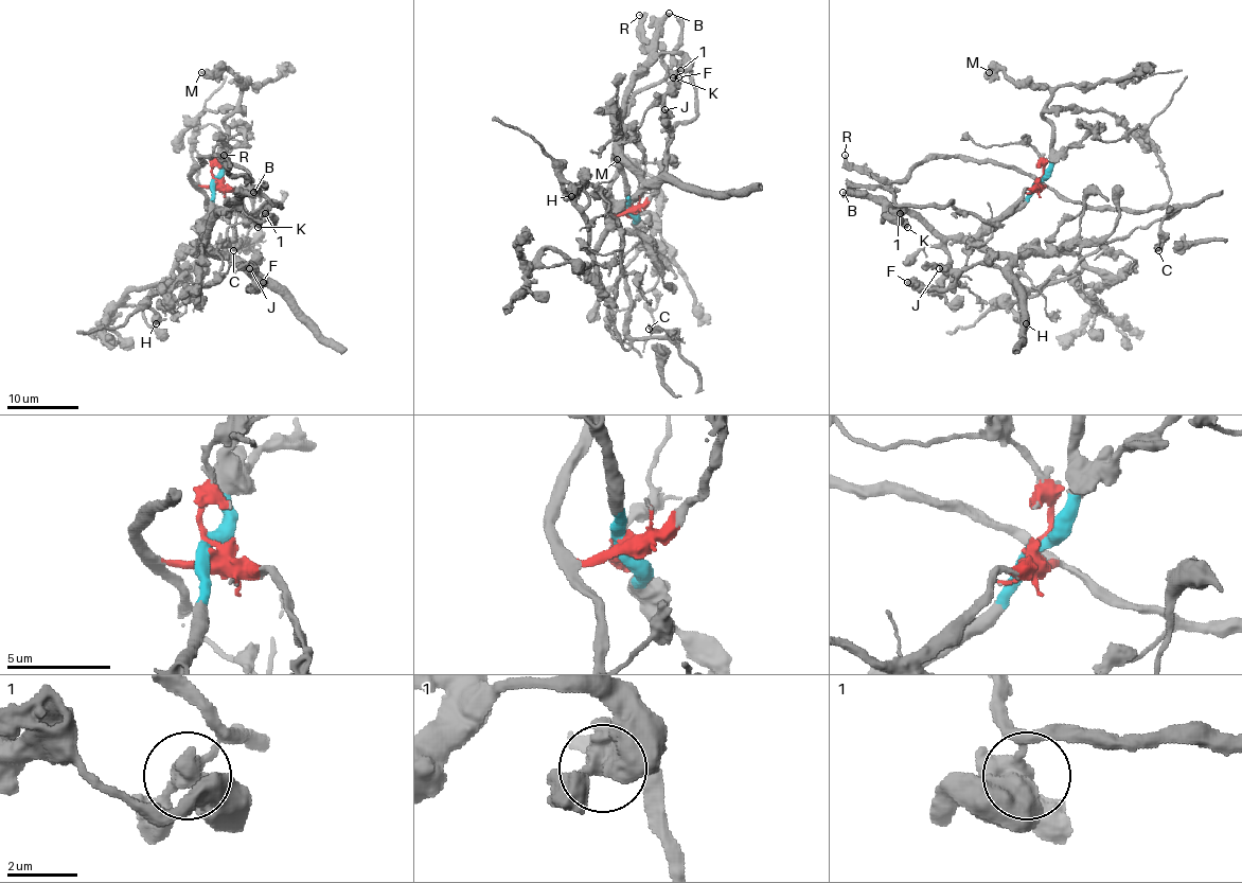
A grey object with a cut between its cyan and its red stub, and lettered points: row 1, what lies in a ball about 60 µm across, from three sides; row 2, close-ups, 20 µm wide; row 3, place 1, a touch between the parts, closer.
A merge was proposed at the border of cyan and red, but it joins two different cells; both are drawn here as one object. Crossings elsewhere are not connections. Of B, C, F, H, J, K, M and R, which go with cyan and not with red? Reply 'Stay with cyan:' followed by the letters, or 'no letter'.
Stay with cyan: B, F, H, J, M

